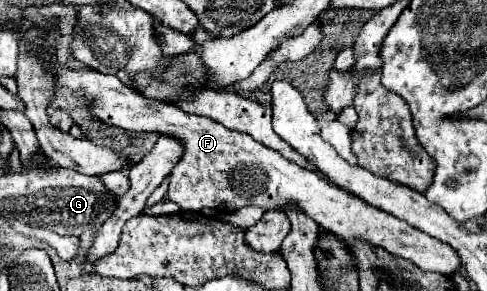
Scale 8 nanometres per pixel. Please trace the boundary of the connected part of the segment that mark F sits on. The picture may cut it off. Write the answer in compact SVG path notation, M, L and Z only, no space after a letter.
M55 59L51 71L61 85L73 91L85 89L87 103L93 105L97 117L103 123L119 125L131 131L159 131L183 141L185 155L171 171L167 191L167 197L175 201L183 211L199 213L203 207L211 207L217 213L229 213L247 205L257 205L265 207L265 211L271 211L283 209L283 203L295 203L295 207L299 207L305 215L311 215L311 219L315 219L323 229L335 233L345 241L365 239L371 245L383 247L385 251L415 263L423 271L455 275L459 269L463 269L463 263L459 263L459 255L455 255L455 249L447 247L447 243L441 243L439 239L411 227L391 213L371 207L345 189L341 191L339 187L331 187L327 181L323 183L317 173L291 163L281 153L251 139L251 135L247 133L231 131L207 117L189 115L165 101L149 99L137 89L121 83L115 75L103 75L95 69L73 71L67 67L59 67Z

